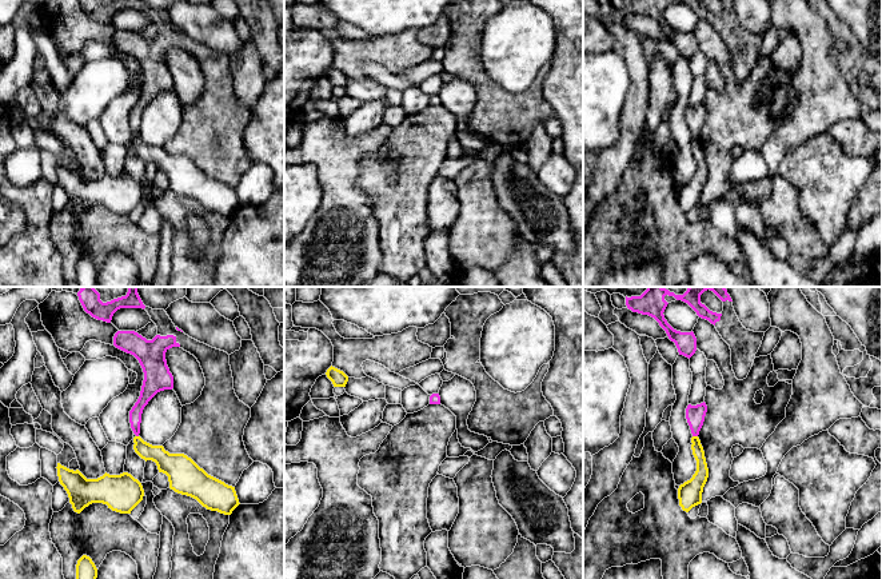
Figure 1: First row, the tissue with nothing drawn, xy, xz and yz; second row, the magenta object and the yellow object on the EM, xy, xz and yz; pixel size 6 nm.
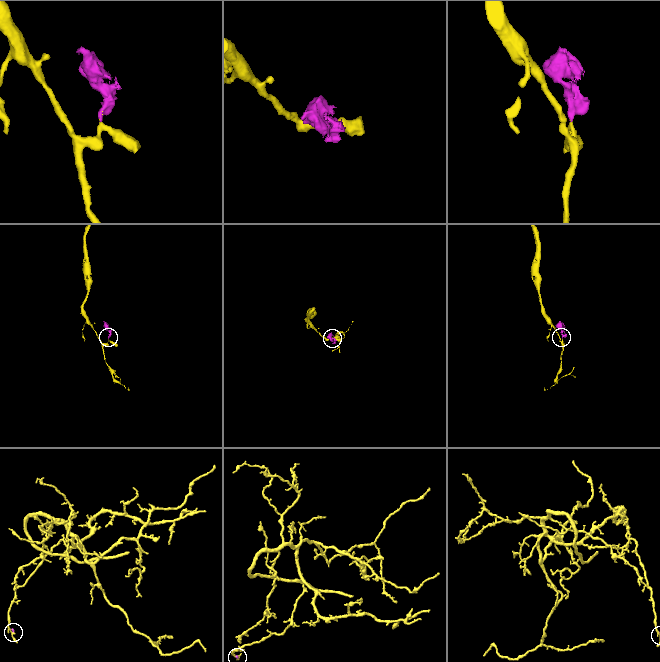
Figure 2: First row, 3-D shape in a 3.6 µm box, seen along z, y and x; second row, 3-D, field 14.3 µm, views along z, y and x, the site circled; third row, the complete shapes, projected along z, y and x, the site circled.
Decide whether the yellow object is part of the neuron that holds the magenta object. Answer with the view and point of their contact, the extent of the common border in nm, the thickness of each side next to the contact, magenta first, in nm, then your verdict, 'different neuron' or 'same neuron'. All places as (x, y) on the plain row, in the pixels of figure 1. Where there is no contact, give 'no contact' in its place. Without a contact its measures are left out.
yz (695, 136) | 30 nm | 110/90 nm | different neuron

